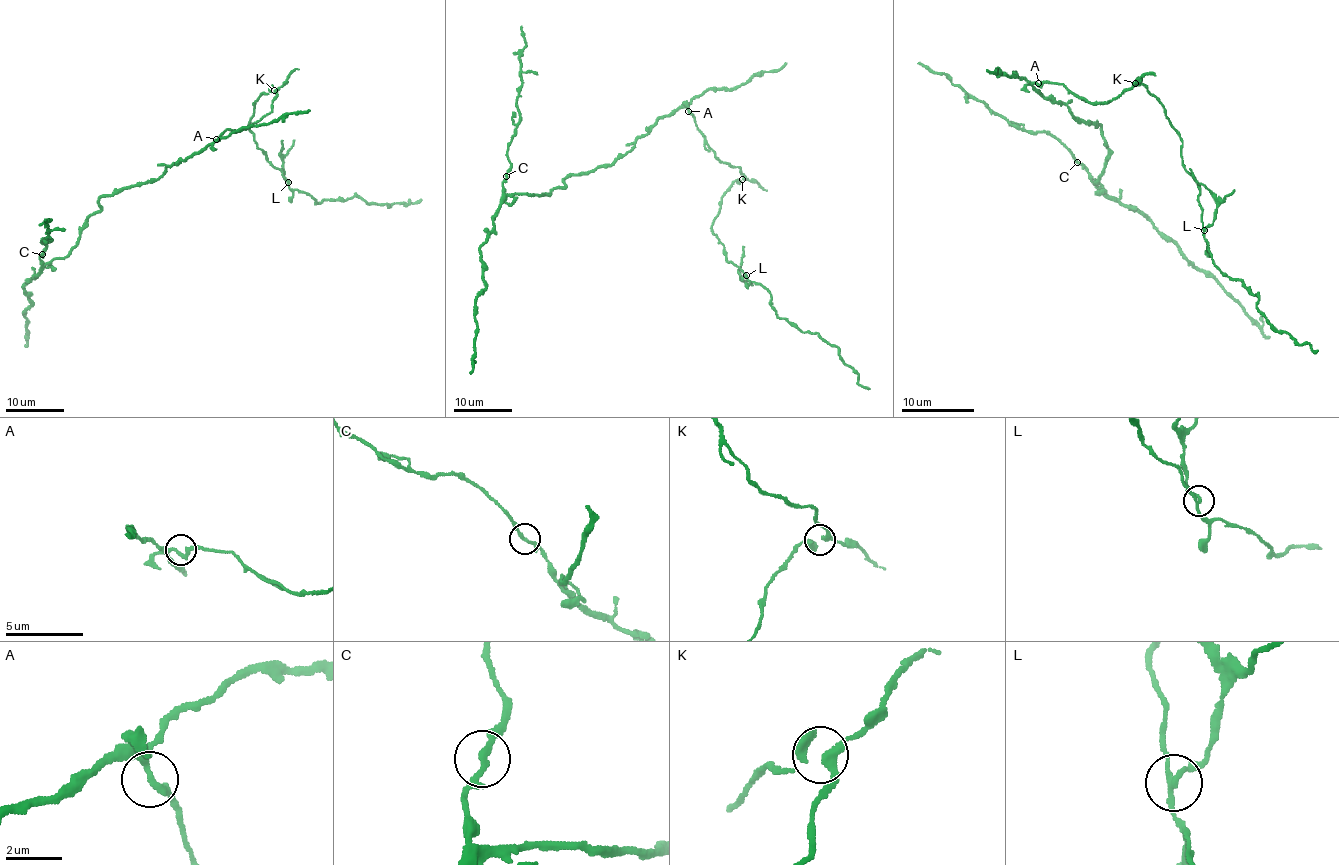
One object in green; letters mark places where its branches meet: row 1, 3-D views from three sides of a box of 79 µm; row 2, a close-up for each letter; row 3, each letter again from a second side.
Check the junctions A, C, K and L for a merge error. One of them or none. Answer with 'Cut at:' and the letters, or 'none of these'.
Cut at: L

